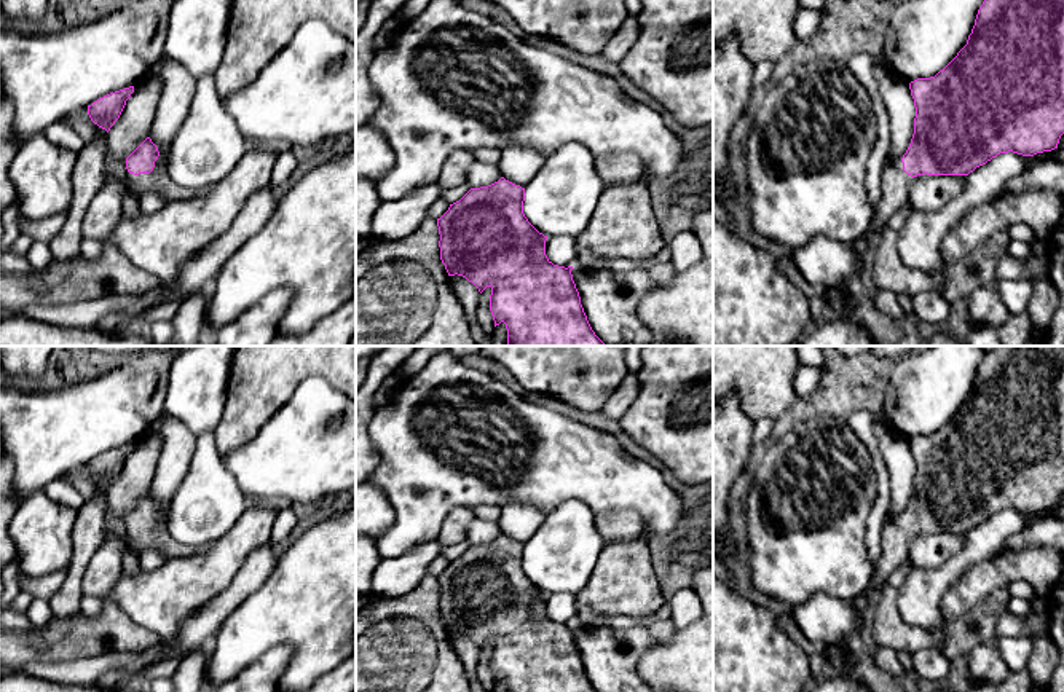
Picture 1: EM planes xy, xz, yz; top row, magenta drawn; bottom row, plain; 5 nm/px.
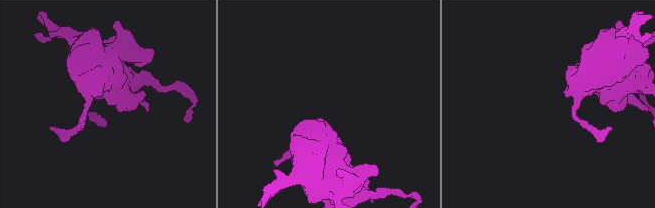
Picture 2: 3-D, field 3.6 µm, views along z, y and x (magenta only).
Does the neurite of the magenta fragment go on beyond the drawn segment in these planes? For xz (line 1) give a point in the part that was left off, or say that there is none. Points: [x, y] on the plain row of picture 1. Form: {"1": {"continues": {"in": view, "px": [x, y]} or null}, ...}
{"1": {"continues": null}}

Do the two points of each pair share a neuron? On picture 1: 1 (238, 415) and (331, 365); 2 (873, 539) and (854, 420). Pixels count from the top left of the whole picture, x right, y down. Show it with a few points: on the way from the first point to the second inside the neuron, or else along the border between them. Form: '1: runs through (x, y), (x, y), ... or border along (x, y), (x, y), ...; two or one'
1: runs through (260, 393), (287, 365), (308, 365); one
2: runs through (881, 509), (882, 477), (873, 450); one

